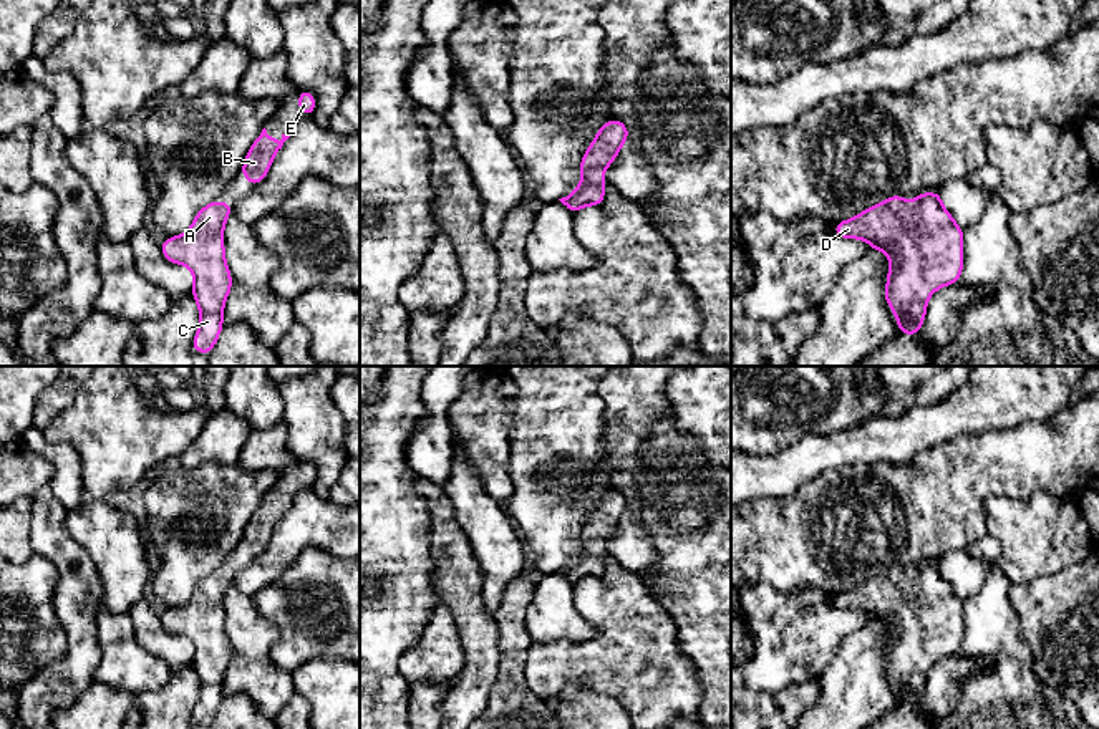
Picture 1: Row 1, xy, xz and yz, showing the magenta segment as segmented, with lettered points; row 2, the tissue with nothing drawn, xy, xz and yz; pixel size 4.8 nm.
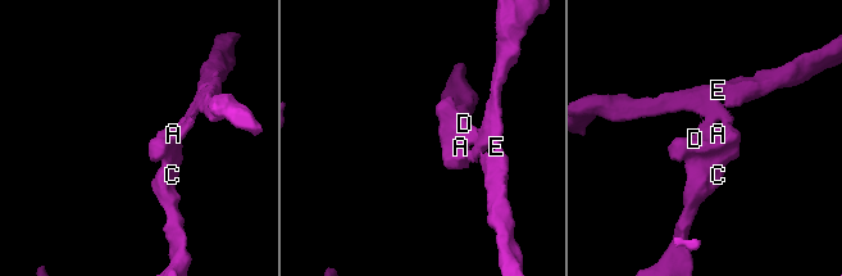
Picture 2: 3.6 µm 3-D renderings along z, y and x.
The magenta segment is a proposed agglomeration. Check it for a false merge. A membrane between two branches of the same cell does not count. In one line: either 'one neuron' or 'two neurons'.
one neuron

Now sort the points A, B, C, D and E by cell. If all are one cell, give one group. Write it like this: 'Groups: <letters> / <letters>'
Groups: A B C D E

